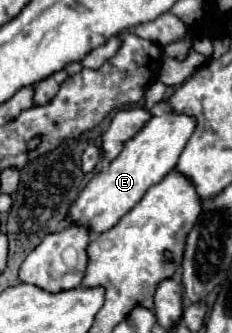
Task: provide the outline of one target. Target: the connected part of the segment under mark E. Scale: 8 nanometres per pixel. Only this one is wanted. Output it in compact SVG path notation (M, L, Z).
M170 108L160 116L152 116L138 130L138 134L124 144L120 156L112 160L104 172L96 174L80 192L80 196L72 202L70 206L72 220L88 226L92 232L98 234L110 230L124 214L128 214L140 202L140 198L146 194L150 186L158 184L168 172L176 168L176 162L194 128L196 118L192 118L190 114L176 114Z

